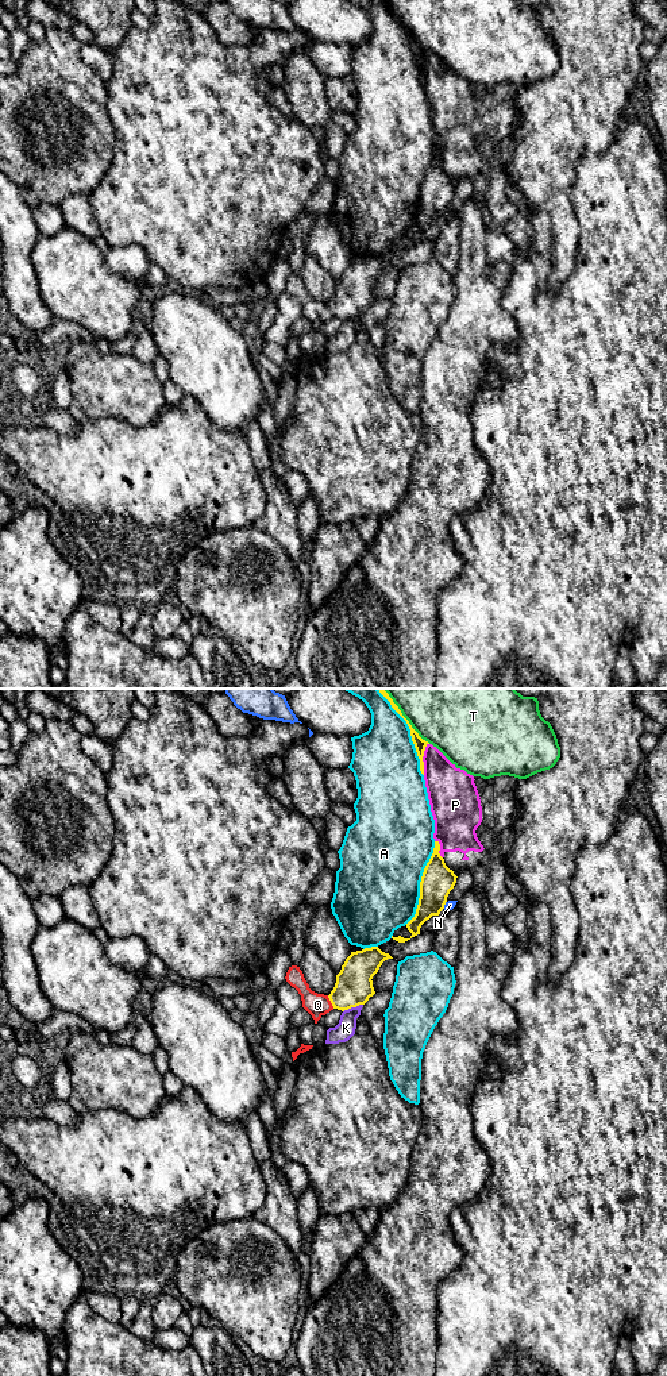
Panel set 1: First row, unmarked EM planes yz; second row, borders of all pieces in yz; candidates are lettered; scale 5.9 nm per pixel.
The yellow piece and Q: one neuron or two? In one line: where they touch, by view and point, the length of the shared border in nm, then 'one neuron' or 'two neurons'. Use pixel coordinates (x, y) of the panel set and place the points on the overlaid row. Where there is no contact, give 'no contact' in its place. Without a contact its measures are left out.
meets yellow in yz at (331, 1002); contact 90 nm long; one neuron

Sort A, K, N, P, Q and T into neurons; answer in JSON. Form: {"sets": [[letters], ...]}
{"sets": [["A", "T"], ["K"], ["N"], ["P"], ["Q"]]}

